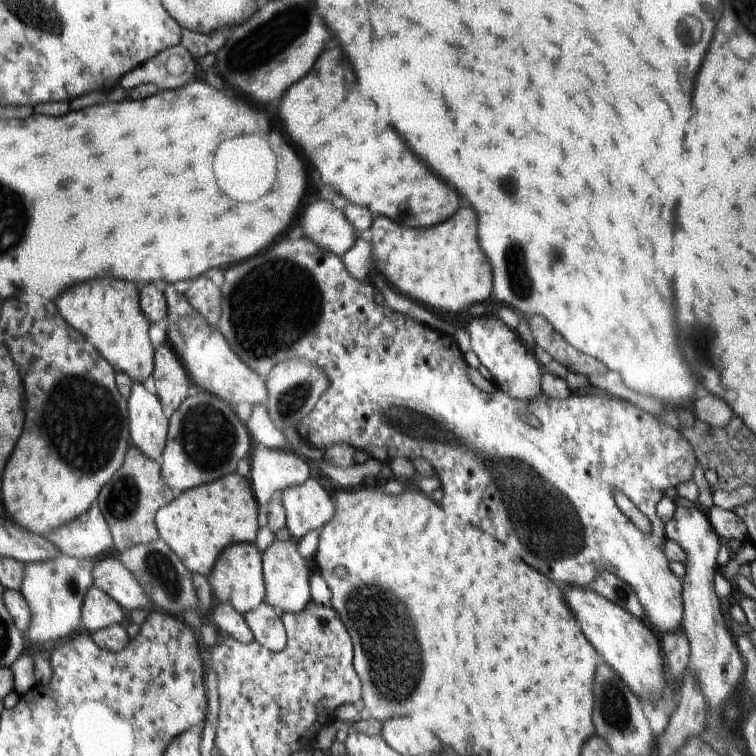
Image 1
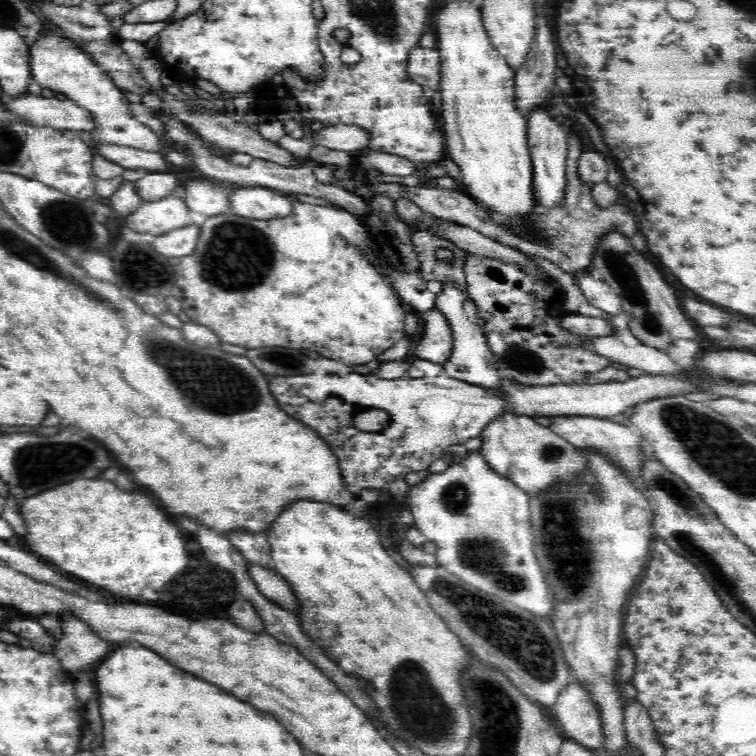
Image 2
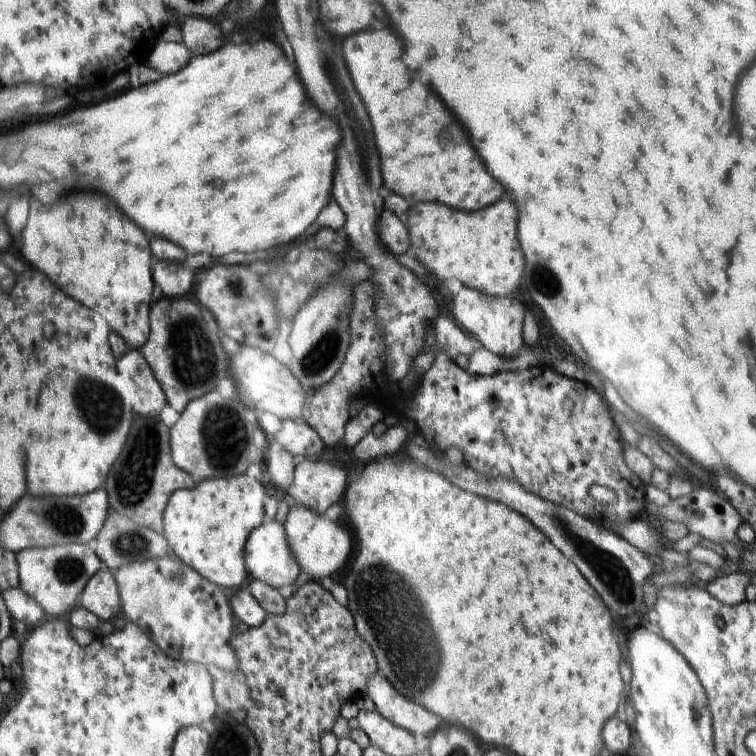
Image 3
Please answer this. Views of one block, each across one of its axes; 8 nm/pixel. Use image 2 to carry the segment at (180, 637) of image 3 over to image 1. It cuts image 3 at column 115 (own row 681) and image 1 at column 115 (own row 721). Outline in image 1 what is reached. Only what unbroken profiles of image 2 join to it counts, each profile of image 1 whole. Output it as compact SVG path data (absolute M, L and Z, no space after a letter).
M111 554L94 560L93 586L107 592L124 610L147 610L156 608L142 584L134 578L122 564L114 560Z

